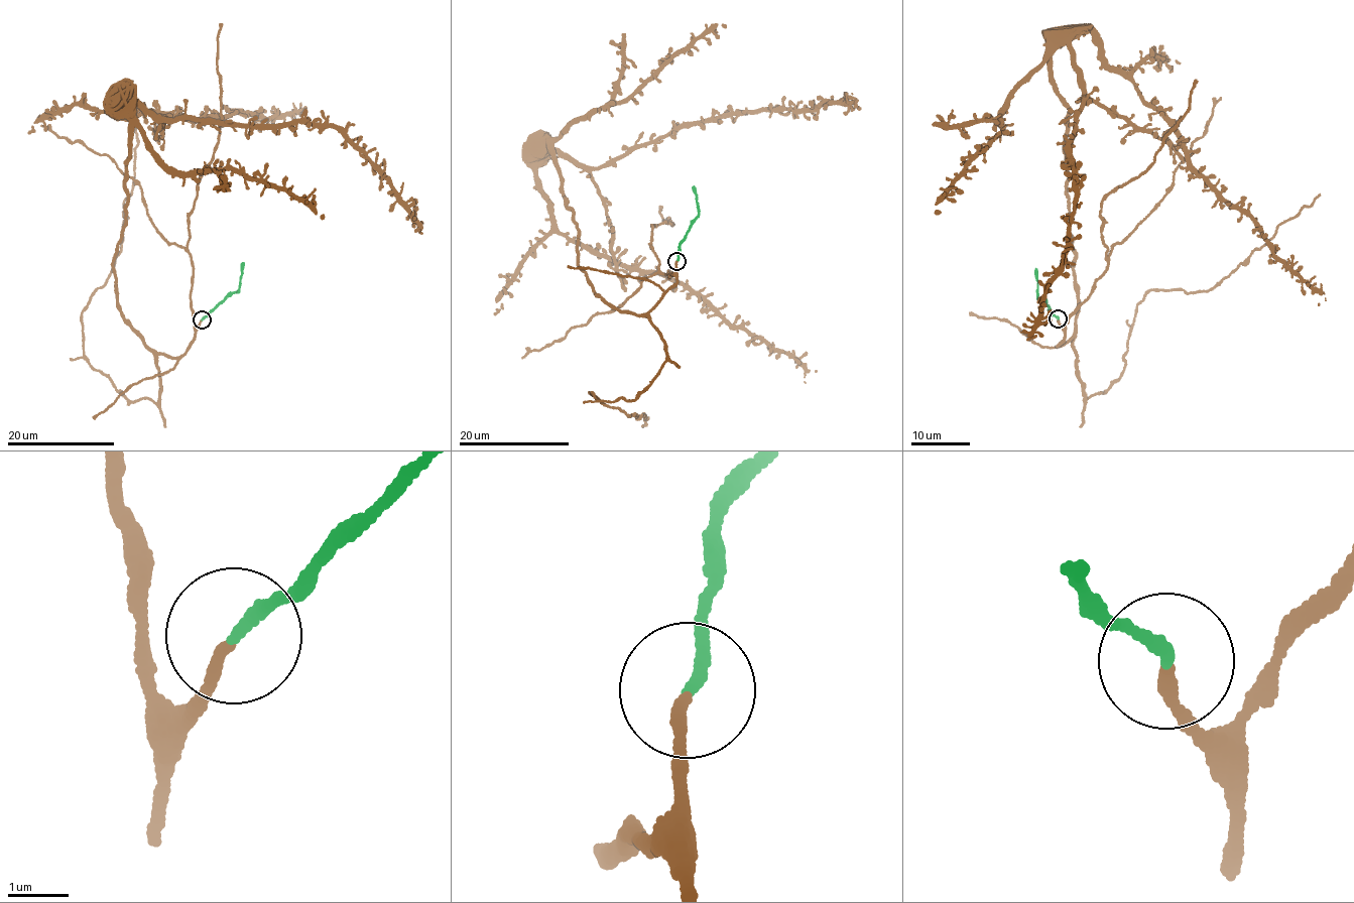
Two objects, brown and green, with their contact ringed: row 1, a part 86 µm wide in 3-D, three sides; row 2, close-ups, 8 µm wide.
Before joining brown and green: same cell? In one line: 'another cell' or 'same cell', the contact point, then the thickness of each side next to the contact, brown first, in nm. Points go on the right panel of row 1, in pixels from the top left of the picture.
same cell; place (1058, 318); calibres 190 and 200 nm

